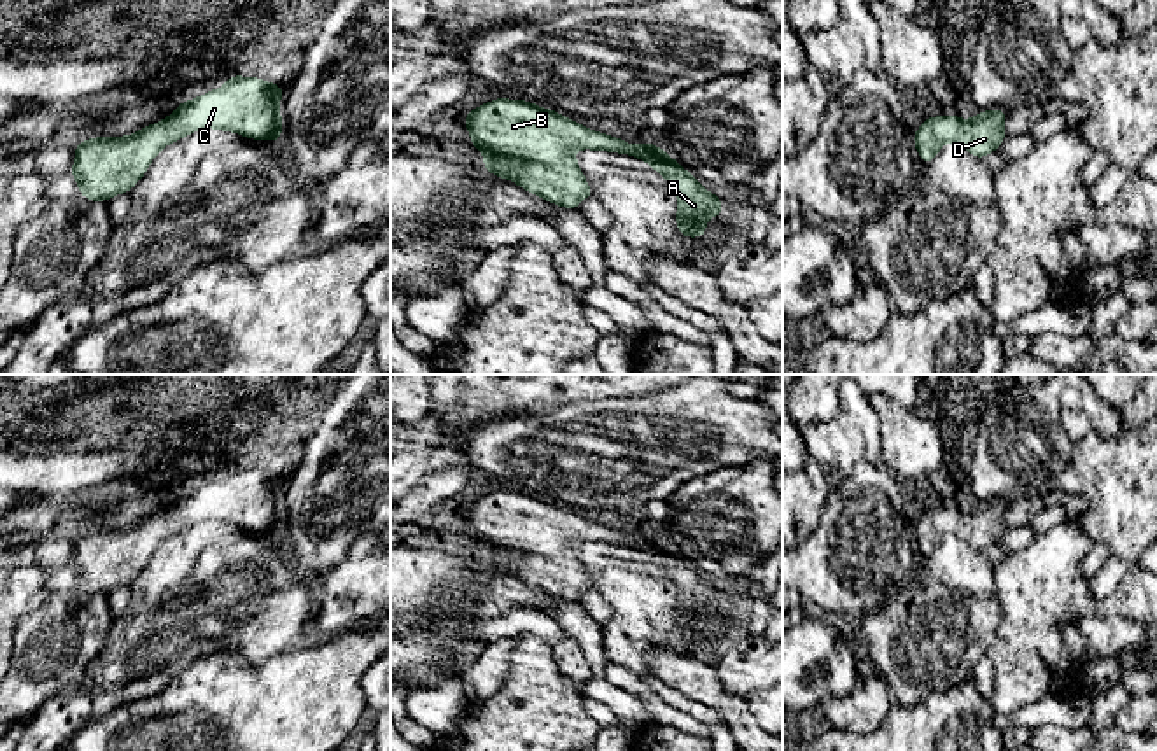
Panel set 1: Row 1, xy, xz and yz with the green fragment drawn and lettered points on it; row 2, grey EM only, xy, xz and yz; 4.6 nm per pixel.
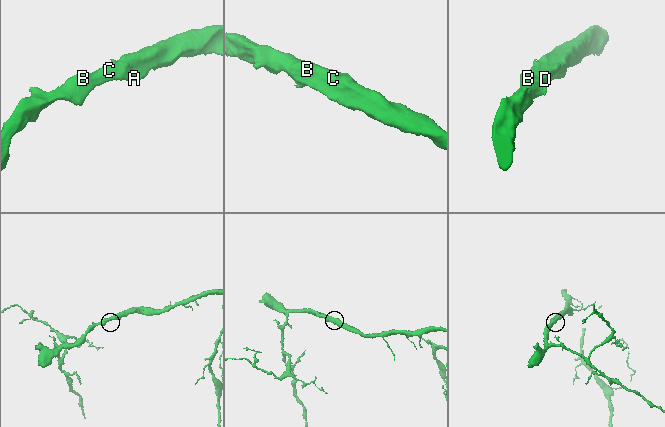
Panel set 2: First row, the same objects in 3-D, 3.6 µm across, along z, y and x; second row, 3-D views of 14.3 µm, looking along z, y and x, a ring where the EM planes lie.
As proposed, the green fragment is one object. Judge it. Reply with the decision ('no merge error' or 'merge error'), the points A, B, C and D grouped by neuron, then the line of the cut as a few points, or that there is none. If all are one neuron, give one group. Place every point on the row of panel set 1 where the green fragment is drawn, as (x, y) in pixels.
no merge error | A B C D | no cut

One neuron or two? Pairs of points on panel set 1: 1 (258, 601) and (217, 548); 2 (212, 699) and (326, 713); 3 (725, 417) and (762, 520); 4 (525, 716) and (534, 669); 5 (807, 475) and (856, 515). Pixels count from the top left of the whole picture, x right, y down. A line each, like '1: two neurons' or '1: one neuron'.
1: one neuron
2: one neuron
3: two neurons
4: one neuron
5: two neurons

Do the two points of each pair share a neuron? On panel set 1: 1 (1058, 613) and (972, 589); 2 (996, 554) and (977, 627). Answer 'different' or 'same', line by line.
1: different
2: different

